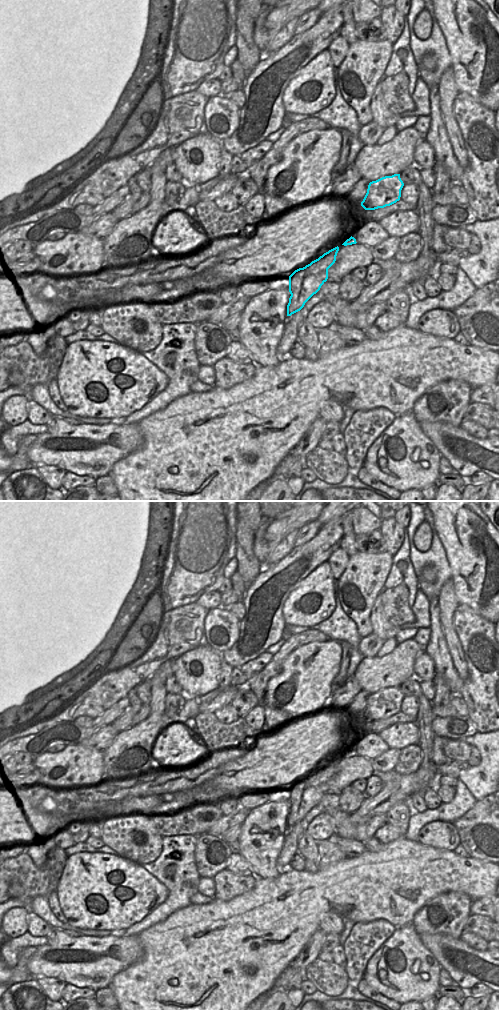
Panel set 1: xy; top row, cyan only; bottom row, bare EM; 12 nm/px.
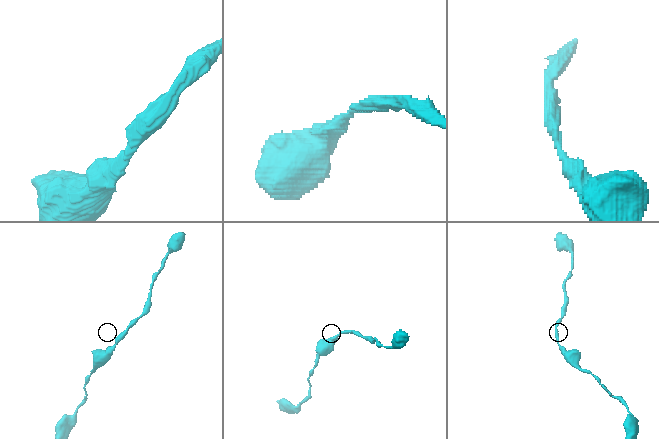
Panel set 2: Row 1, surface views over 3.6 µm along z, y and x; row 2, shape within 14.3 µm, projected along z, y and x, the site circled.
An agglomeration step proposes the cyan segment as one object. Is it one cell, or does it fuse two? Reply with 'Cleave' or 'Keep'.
Keep

